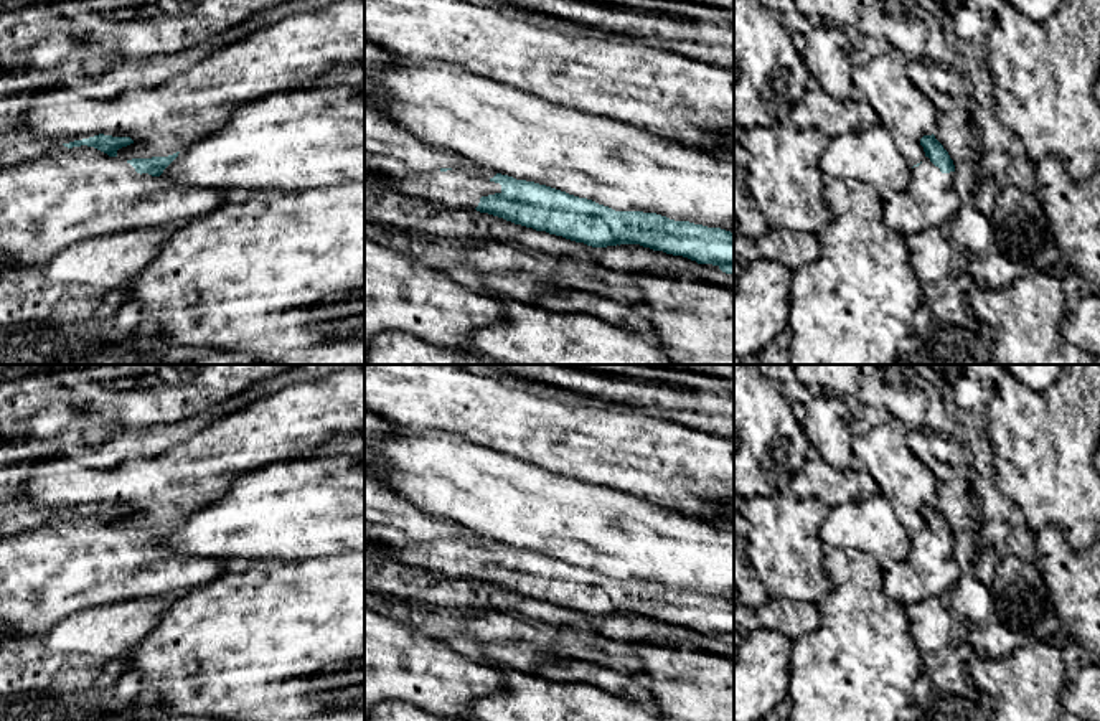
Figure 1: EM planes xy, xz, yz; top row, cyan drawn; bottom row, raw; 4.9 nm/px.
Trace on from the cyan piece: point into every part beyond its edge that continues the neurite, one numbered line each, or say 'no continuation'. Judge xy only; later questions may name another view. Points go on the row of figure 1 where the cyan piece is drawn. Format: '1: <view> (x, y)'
1: xy (65, 197)

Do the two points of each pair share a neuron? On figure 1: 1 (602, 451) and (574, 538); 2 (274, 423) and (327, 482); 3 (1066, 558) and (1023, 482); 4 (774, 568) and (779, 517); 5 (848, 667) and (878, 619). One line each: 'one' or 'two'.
1: two
2: two
3: two
4: one
5: one

